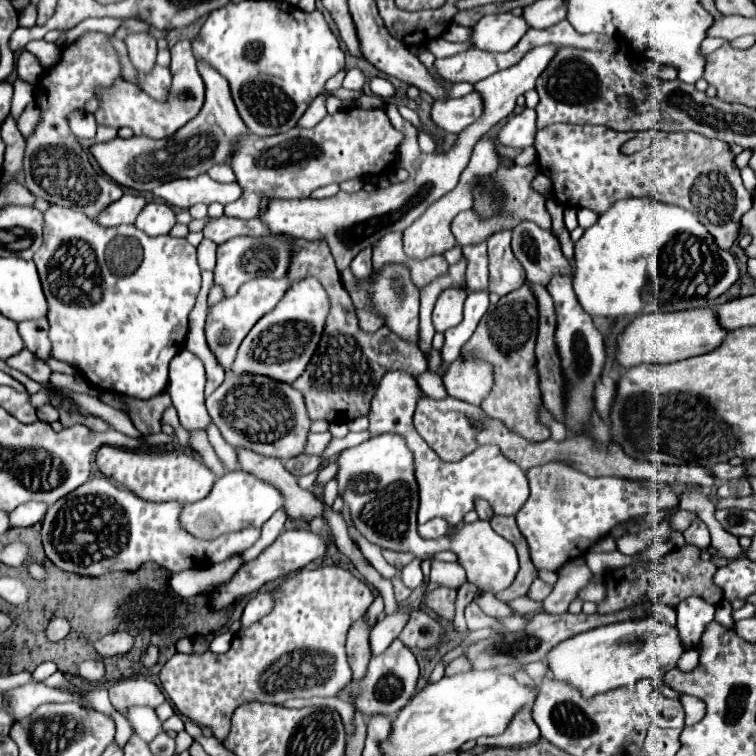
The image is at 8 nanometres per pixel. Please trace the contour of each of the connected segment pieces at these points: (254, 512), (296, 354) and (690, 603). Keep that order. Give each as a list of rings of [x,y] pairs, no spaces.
[[[242,469],[224,473],[212,487],[210,495],[202,501],[190,503],[182,511],[182,525],[192,535],[202,539],[214,539],[228,531],[238,531],[242,527],[254,525],[262,527],[274,511],[278,511],[284,505],[284,495],[274,487],[268,485],[268,481],[260,481],[258,477],[252,477],[252,473],[244,473]]]
[[[306,277],[290,285],[284,293],[276,309],[266,313],[254,327],[248,337],[244,337],[238,355],[234,359],[234,373],[258,373],[268,375],[272,379],[290,383],[304,373],[312,353],[316,353],[316,345],[320,345],[320,337],[324,333],[324,321],[328,317],[330,301],[326,289],[316,281],[316,277]]]
[[[688,597],[676,607],[676,627],[680,629],[680,637],[686,649],[692,649],[700,643],[704,629],[708,627],[708,623],[714,621],[714,611],[716,607],[708,605],[706,601],[700,601],[700,597]]]

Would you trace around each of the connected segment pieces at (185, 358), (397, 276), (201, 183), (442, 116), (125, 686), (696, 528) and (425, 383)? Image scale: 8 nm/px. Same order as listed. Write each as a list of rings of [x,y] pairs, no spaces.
[[[182,349],[170,363],[168,393],[184,429],[206,429],[210,423],[204,407],[204,385],[204,363],[188,349]]]
[[[402,265],[382,269],[372,285],[372,301],[376,311],[384,315],[386,325],[408,341],[418,341],[418,303],[420,293],[410,283],[410,275]]]
[[[198,175],[194,179],[174,179],[164,185],[158,185],[152,191],[156,197],[164,199],[164,203],[178,207],[178,209],[188,209],[196,203],[232,203],[240,197],[242,189],[238,183],[216,183],[208,175]]]
[[[470,93],[460,99],[450,101],[436,101],[432,107],[432,121],[448,131],[448,133],[462,133],[468,125],[480,119],[484,109],[484,99],[480,93]]]
[[[131,677],[120,679],[110,685],[110,701],[114,709],[122,715],[128,717],[128,709],[136,705],[146,705],[146,707],[158,707],[166,701],[164,693],[146,679]]]
[[[696,519],[696,521],[688,527],[688,531],[684,531],[684,539],[686,539],[686,543],[696,545],[698,549],[708,549],[708,547],[710,547],[708,527],[706,527],[700,519]]]
[[[424,371],[418,377],[418,385],[432,399],[444,399],[446,397],[446,389],[442,385],[442,379],[436,373],[432,373],[432,371]]]

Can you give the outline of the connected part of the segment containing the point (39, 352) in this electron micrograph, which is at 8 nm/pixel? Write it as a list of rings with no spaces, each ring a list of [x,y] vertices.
[[[46,319],[20,321],[18,331],[20,331],[20,337],[28,351],[32,351],[38,359],[50,357],[50,339],[48,339],[48,321]]]

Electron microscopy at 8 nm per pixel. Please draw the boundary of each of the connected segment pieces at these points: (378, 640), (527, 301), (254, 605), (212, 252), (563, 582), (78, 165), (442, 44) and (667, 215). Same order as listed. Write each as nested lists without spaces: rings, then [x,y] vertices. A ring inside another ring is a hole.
[[[400,607],[400,611],[396,615],[386,615],[384,621],[376,623],[376,627],[370,631],[370,649],[372,649],[374,657],[380,655],[400,635],[408,617],[410,617],[410,609]]]
[[[526,285],[500,297],[500,303],[490,305],[470,341],[462,347],[462,355],[486,361],[494,367],[494,387],[482,401],[482,411],[502,421],[510,431],[520,433],[528,441],[546,441],[550,431],[538,423],[536,409],[542,403],[538,389],[534,343],[538,331],[536,299]]]
[[[268,591],[266,593],[258,593],[254,599],[250,599],[246,603],[246,609],[244,609],[242,617],[240,617],[242,627],[250,627],[252,623],[256,623],[260,617],[264,617],[272,609],[272,605],[274,605],[274,599],[270,597]]]
[[[202,239],[202,243],[198,245],[198,265],[202,271],[212,271],[214,263],[216,263],[216,243],[210,239]]]
[[[570,561],[560,571],[556,571],[556,575],[558,581],[554,585],[554,591],[550,593],[548,601],[544,601],[544,611],[550,615],[562,615],[568,611],[570,601],[576,597],[582,585],[588,583],[592,571],[588,569],[588,565],[576,565],[574,561]]]
[[[84,31],[64,49],[62,61],[56,67],[48,69],[46,77],[40,79],[36,95],[36,105],[40,107],[40,121],[34,133],[26,137],[26,151],[22,163],[24,185],[34,197],[42,197],[48,203],[62,207],[88,205],[92,217],[123,196],[122,187],[116,185],[116,181],[98,175],[98,171],[90,163],[88,149],[84,149],[80,139],[68,129],[68,115],[72,111],[84,109],[86,101],[94,99],[98,89],[106,89],[118,79],[122,79],[120,55],[112,47],[110,37],[98,31]]]
[[[438,37],[438,39],[434,39],[434,41],[428,43],[428,49],[430,49],[438,59],[440,59],[440,57],[450,57],[450,55],[456,55],[456,53],[464,53],[464,51],[468,51],[470,47],[474,47],[474,45],[470,45],[470,43],[450,43],[450,41],[442,39],[442,37]]]
[[[648,197],[616,201],[576,241],[574,291],[592,317],[666,313],[706,307],[738,279],[736,259],[716,245],[694,213]]]

